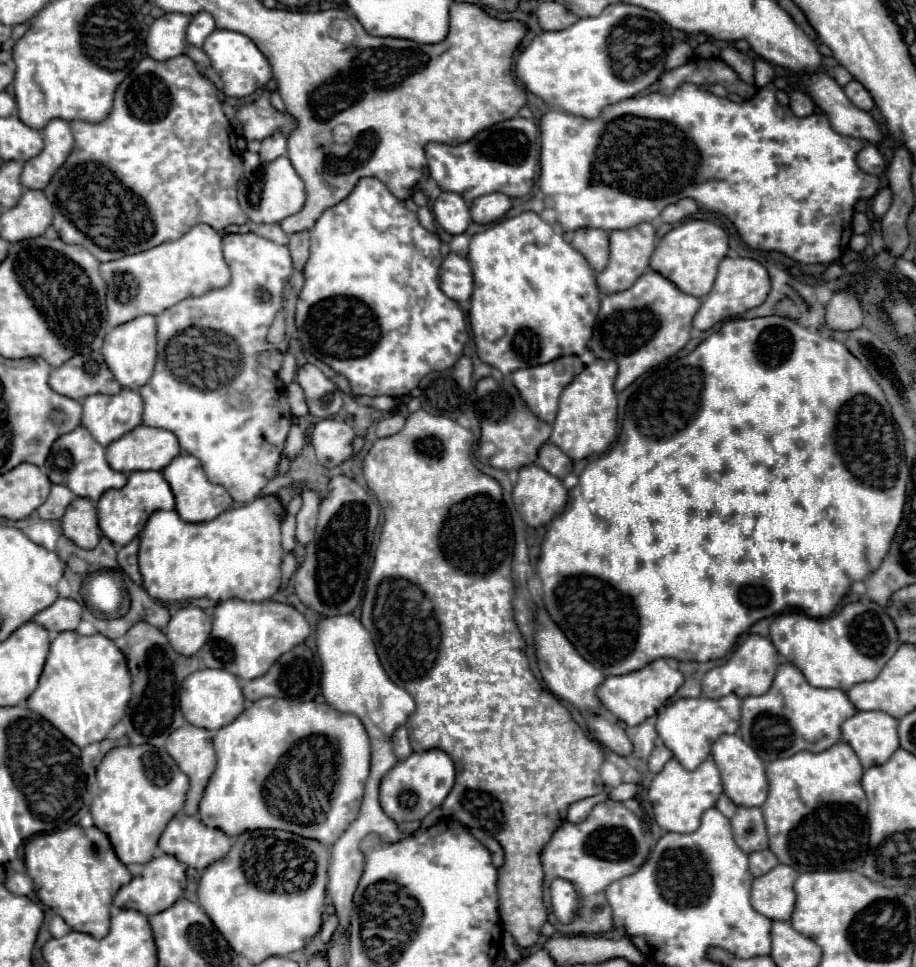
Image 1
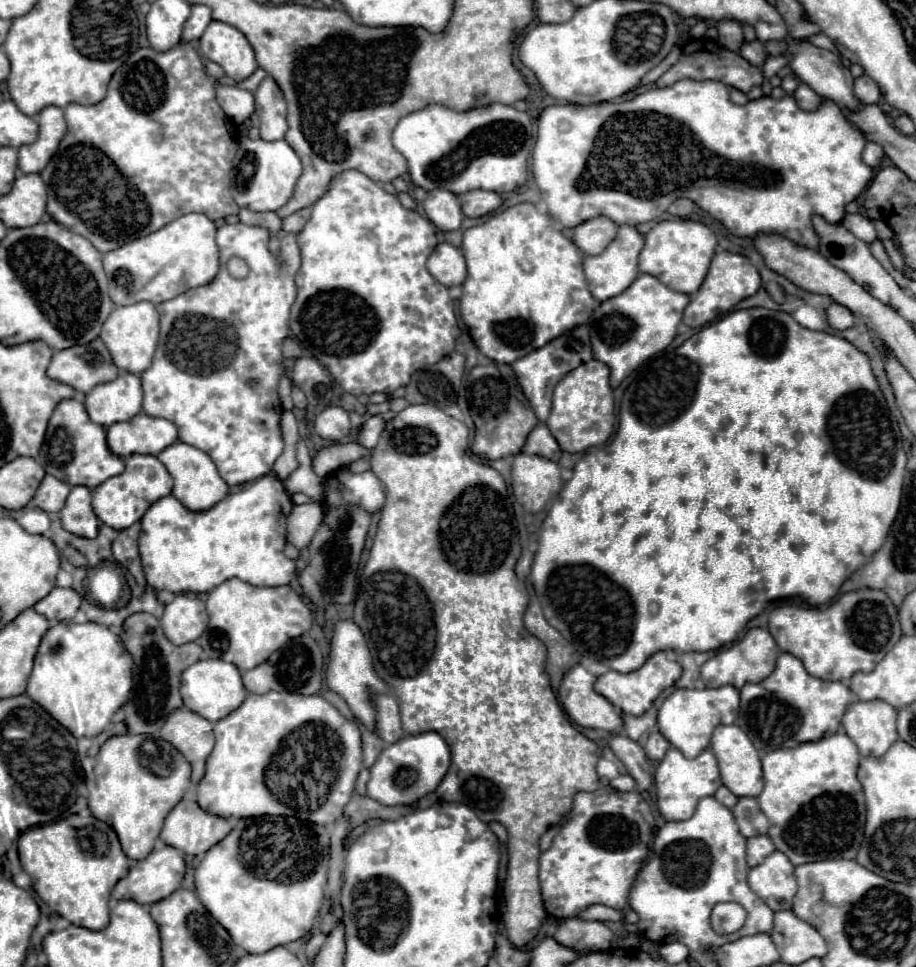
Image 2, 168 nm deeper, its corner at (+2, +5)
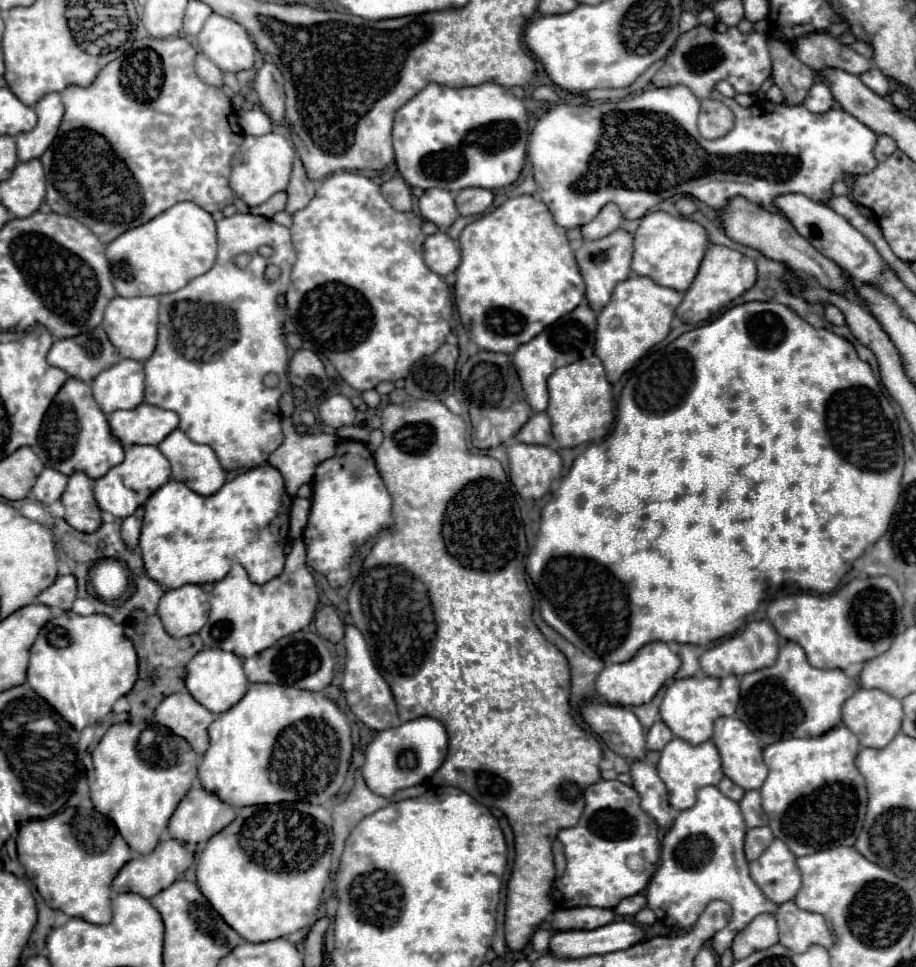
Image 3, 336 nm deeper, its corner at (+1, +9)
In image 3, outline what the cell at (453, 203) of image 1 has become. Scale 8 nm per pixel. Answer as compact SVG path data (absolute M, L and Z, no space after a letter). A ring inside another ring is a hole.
M425 190L419 198L419 212L423 220L433 222L439 230L447 230L459 216L455 208L455 198L449 190Z

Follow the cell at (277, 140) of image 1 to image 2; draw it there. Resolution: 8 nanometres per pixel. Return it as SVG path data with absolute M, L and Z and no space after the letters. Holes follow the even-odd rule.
M270 76L264 78L254 98L256 98L256 120L260 128L260 138L266 142L282 140L288 130L288 124L286 124L286 100L278 84Z

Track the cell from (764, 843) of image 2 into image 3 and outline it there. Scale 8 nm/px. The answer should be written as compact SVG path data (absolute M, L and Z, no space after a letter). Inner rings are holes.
M761 826L761 828L749 828L747 836L745 836L745 858L747 862L753 862L755 858L759 858L759 854L773 842L773 834L769 826Z

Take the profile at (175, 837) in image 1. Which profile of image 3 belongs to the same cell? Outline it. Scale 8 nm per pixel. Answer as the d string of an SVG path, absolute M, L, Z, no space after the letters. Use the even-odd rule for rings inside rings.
M191 788L169 820L169 834L179 842L207 842L235 820L235 808L203 788Z

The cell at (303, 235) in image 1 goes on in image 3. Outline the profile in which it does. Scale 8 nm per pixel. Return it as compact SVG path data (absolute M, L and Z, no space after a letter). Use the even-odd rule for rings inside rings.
M295 158L295 164L293 164L293 174L291 174L291 180L289 180L289 186L287 186L287 206L285 210L289 214L305 208L309 204L309 200L315 196L315 182L311 182L305 174L305 168L301 164L299 158Z

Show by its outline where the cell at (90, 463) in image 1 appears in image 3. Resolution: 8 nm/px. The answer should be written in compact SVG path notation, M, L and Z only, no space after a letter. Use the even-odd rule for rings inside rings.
M69 378L61 386L43 418L33 452L43 460L45 466L67 476L73 472L85 472L91 478L101 478L111 466L123 462L123 446L111 434L107 416L99 410L91 394L91 382Z

